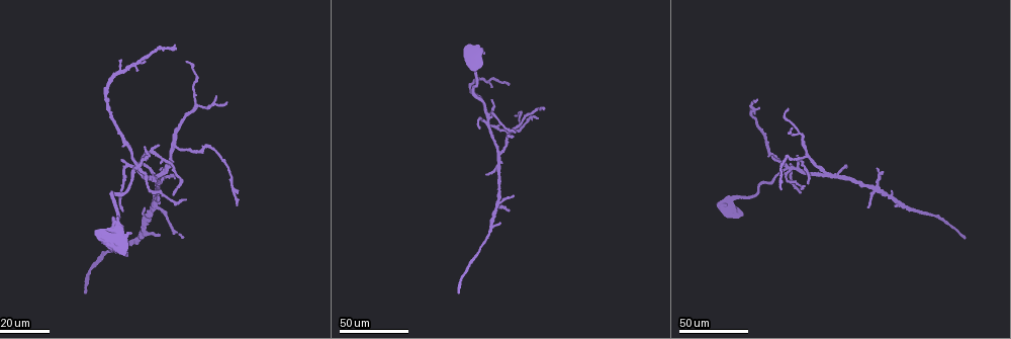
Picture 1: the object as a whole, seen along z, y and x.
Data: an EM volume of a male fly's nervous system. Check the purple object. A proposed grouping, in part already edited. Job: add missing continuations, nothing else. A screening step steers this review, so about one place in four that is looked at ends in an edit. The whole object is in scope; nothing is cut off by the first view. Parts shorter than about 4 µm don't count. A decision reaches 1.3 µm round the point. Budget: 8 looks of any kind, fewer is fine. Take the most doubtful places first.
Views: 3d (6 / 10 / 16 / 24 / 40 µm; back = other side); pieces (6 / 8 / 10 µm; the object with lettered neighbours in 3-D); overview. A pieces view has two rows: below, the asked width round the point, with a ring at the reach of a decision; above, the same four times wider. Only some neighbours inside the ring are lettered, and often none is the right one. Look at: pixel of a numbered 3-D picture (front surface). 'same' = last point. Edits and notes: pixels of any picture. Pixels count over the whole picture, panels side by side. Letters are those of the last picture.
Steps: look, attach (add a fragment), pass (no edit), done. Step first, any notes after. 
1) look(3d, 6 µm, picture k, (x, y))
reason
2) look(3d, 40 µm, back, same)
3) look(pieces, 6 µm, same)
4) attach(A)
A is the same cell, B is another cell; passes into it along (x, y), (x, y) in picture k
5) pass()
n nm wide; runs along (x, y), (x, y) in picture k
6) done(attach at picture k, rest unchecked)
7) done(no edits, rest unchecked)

look(3d, 40 µm, picture 1, (781, 184))
an open end

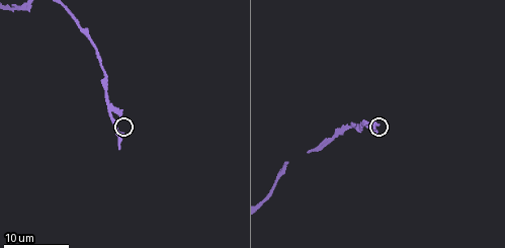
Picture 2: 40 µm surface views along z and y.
look(pieces, 10 µm, picture 2, (121, 114))

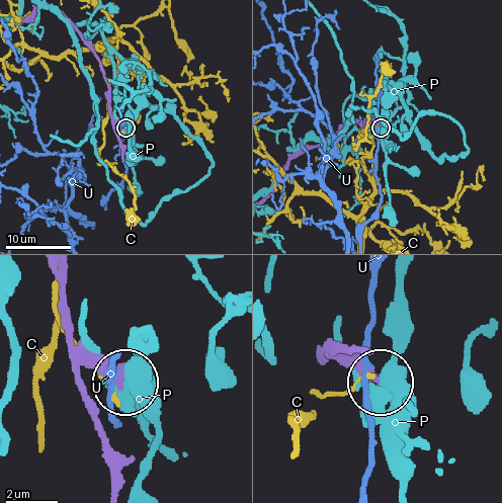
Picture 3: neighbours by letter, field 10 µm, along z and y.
pass()
C, P and U are other cells; runs along (60, 277), (67, 329), (120, 380) in picture 3; none of them fits

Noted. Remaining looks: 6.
look(3d, 24 µm, picture 1, (144, 209))
an open end

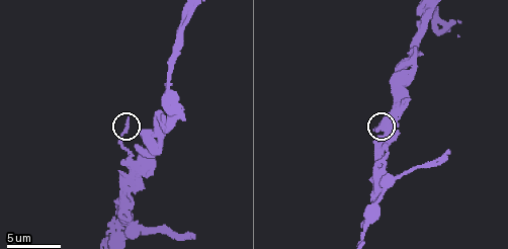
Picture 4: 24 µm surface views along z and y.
look(pieces, 6 µm, picture 4, (128, 118))

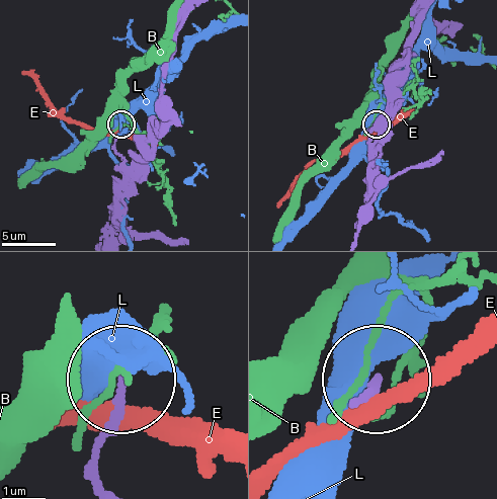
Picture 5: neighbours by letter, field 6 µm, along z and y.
pass()
180 nm wide; B, E and L are other cells; runs along (101, 486), (98, 442), (119, 381) in picture 5; none of them fits

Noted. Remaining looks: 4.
look(3d, 6 µm, picture 4, (195, 235))
an open end

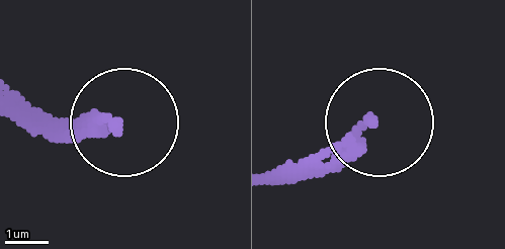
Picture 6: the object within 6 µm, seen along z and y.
look(pieces, 6 µm, picture 6, (114, 124))

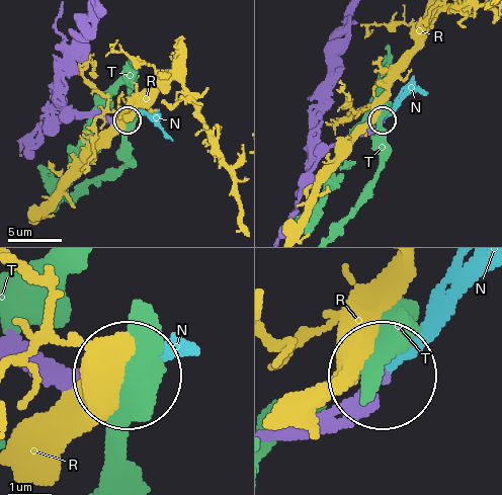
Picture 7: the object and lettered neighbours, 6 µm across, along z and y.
attach(N)
N is the same cell, R and T are other cells; the neuron continues

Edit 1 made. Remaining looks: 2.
done(attach at picture 7, rest unchecked)

